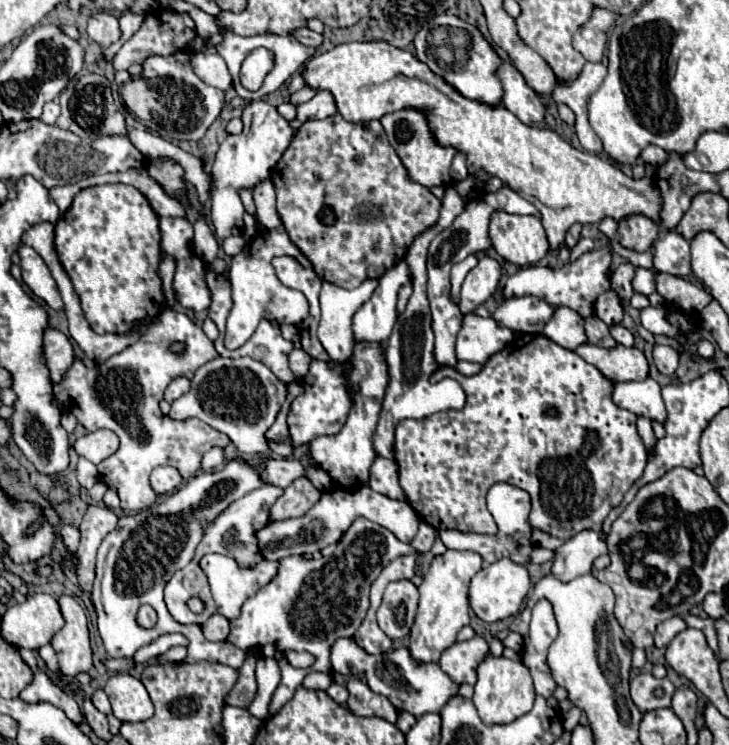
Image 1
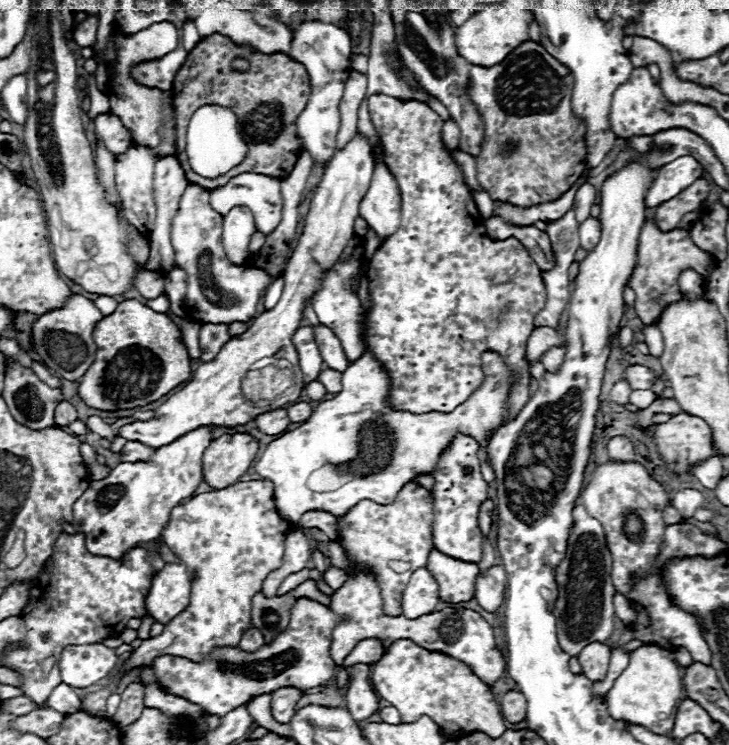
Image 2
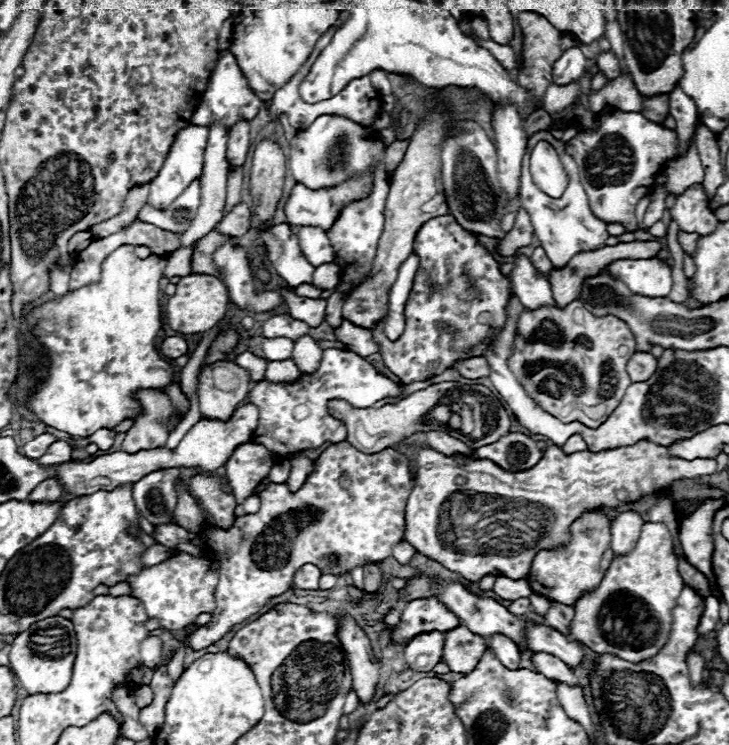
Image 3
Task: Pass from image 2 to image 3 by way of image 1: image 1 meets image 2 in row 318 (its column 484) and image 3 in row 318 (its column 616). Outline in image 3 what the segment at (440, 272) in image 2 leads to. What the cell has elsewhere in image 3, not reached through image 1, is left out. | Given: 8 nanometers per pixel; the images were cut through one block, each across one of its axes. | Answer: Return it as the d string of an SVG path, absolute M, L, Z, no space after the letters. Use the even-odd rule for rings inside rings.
M452 214L438 216L434 220L428 220L420 230L414 240L414 252L420 256L420 268L410 292L410 298L406 302L406 328L404 334L392 342L386 340L382 332L382 322L378 322L372 328L372 334L376 342L380 342L380 354L384 358L386 368L400 378L400 382L410 384L410 382L422 382L428 380L446 368L452 366L454 360L462 358L472 358L480 356L482 350L474 350L476 344L484 340L494 340L498 330L502 328L506 320L506 304L512 294L510 290L510 278L500 272L498 262L492 258L492 254L476 242L470 232L458 226Z

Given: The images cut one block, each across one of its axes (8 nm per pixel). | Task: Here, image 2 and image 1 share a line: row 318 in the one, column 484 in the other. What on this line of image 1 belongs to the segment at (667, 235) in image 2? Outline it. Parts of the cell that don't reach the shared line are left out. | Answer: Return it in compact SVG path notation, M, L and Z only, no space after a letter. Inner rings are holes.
M474 636L466 642L456 642L446 648L438 660L442 672L446 672L456 684L474 684L476 668L488 656L488 642L482 636Z

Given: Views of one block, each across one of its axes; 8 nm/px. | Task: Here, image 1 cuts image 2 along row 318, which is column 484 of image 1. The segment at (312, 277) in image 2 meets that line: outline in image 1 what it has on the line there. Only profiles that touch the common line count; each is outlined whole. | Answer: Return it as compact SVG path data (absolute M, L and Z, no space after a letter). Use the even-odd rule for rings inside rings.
M482 256L478 260L478 266L474 266L468 272L468 276L462 284L460 302L458 302L460 312L470 314L470 312L474 312L476 306L484 304L498 290L500 274L502 274L500 262L490 256Z

